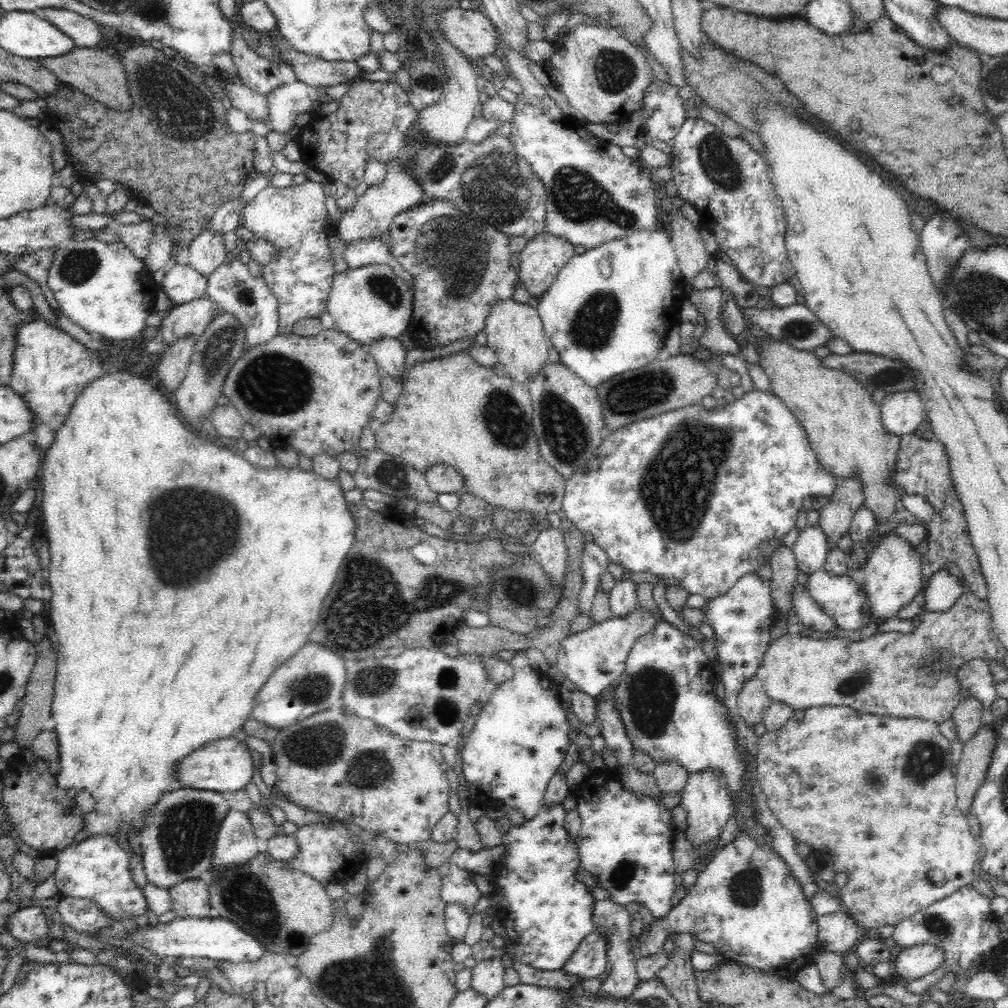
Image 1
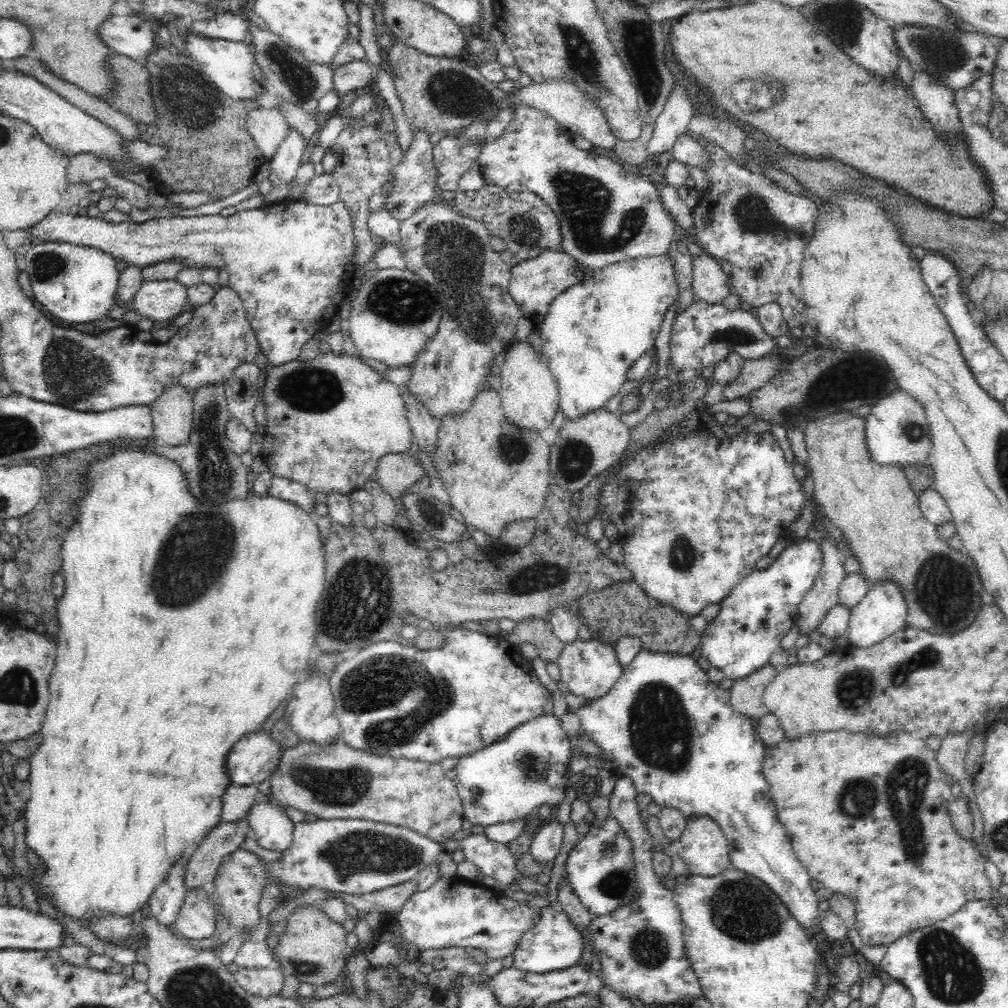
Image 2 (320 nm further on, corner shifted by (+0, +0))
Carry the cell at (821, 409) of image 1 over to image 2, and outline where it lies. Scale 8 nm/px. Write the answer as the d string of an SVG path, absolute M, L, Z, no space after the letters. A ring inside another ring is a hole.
M840 412L840 414L826 416L826 418L822 418L822 420L814 420L814 422L810 422L803 431L803 440L809 455L807 467L814 478L814 502L816 505L820 504L820 506L822 506L822 510L824 510L826 516L831 520L831 523L842 533L847 546L847 554L849 556L854 556L854 558L858 560L861 566L859 573L867 581L869 587L881 582L894 582L899 587L898 589L900 589L900 593L902 593L902 597L904 597L904 601L906 601L907 618L905 626L928 631L934 635L948 636L966 630L966 628L977 619L978 613L981 611L982 605L984 604L981 596L985 588L982 583L982 578L978 573L976 563L965 551L950 548L950 545L938 535L937 526L932 525L932 523L924 519L921 509L919 508L919 500L916 494L912 492L912 489L910 489L903 468L899 468L898 466L879 466L870 459L865 440L864 418L856 418L856 416L850 414L850 412Z

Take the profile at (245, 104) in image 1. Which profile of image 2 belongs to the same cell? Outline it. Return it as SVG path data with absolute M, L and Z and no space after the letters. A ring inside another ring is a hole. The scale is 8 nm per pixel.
M252 109L247 114L247 131L254 137L264 161L272 160L280 143L289 135L286 117L278 109Z

